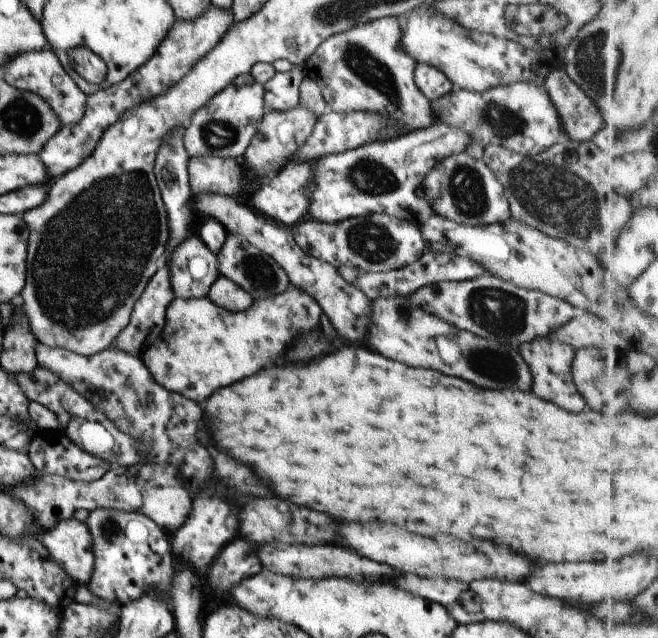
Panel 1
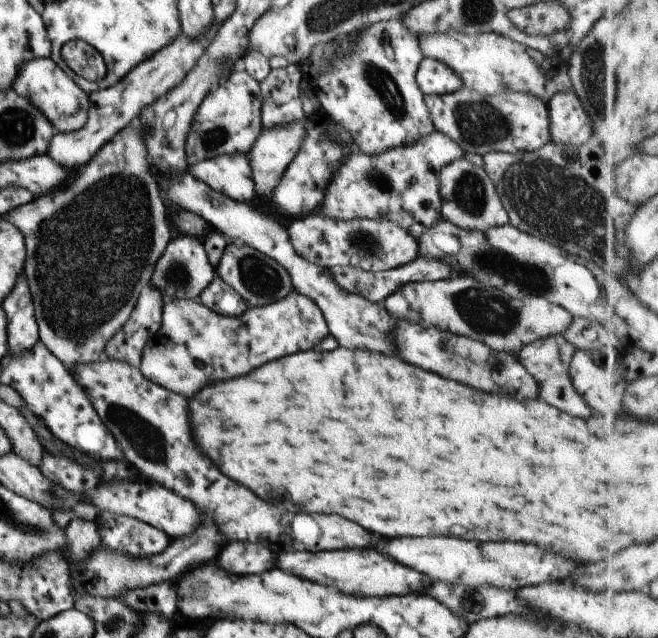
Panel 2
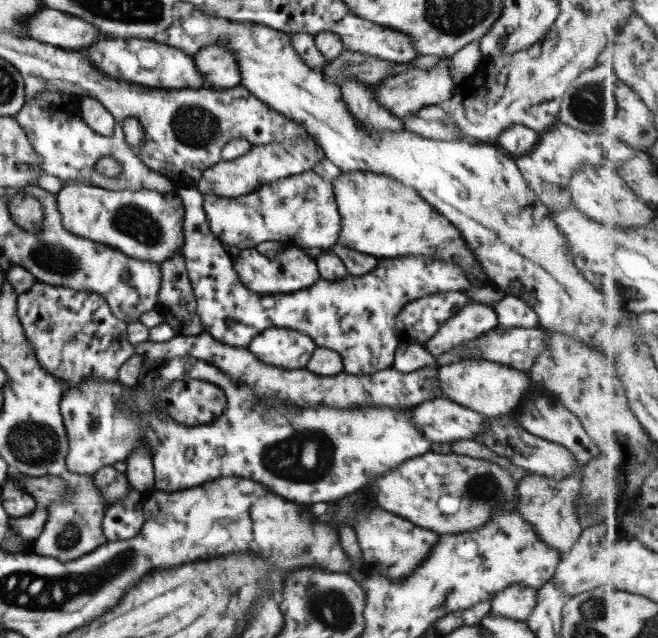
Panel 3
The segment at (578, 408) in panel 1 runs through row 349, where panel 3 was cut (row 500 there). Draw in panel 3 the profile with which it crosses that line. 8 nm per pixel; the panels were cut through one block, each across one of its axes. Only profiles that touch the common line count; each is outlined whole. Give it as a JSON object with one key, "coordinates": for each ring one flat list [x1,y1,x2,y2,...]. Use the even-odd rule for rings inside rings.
{"coordinates":[[528,472,518,484,519,500,517,511,530,522,538,537,560,554,567,553,572,545,578,541,583,527,575,514,575,500,579,498,583,474,576,474,556,480,536,473]]}

